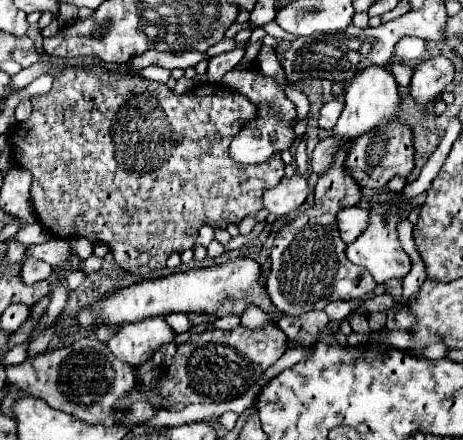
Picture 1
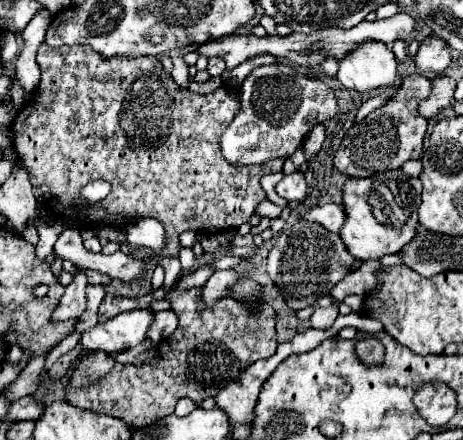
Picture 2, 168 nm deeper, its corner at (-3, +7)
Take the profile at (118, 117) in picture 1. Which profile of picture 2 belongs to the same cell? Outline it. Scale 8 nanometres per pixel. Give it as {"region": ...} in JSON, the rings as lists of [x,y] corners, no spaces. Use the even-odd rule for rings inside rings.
{"region":[[[43,42],[37,50],[37,64],[41,68],[41,82],[11,126],[13,146],[29,172],[29,182],[33,186],[49,186],[53,214],[61,220],[75,220],[79,228],[123,226],[147,216],[157,218],[165,226],[167,246],[155,252],[155,256],[177,256],[181,248],[179,234],[185,230],[217,234],[245,224],[259,202],[265,200],[259,184],[261,176],[283,168],[283,160],[235,168],[219,156],[219,136],[231,124],[235,112],[239,112],[239,96],[227,86],[199,96],[179,88],[155,56],[103,60],[95,50],[81,44],[51,48]],[[91,180],[107,180],[111,184],[111,196],[103,204],[95,204],[95,208],[79,204],[79,188]]]}

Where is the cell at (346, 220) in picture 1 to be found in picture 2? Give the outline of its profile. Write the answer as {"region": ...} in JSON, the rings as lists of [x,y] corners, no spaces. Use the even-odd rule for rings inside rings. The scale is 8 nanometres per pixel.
{"region":[[[337,204],[315,206],[315,208],[307,210],[307,212],[301,216],[301,220],[321,224],[321,226],[327,228],[329,232],[339,232],[339,228],[343,226],[343,206],[337,206]]]}

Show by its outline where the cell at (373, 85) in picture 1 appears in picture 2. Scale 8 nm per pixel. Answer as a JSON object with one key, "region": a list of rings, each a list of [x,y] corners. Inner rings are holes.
{"region":[[[367,40],[339,60],[337,80],[349,90],[371,92],[393,86],[395,72],[397,60],[391,48],[383,42]]]}

